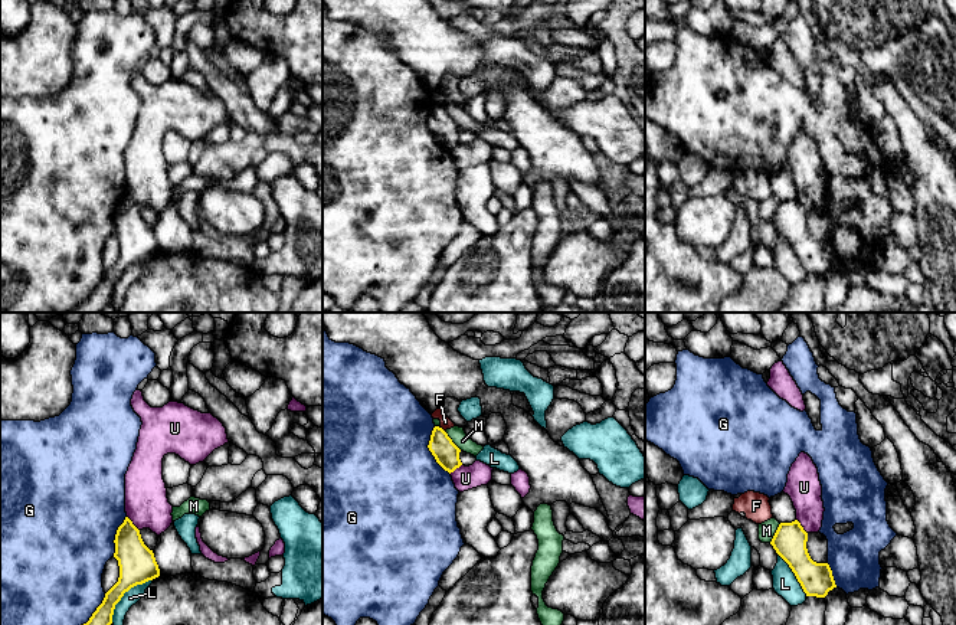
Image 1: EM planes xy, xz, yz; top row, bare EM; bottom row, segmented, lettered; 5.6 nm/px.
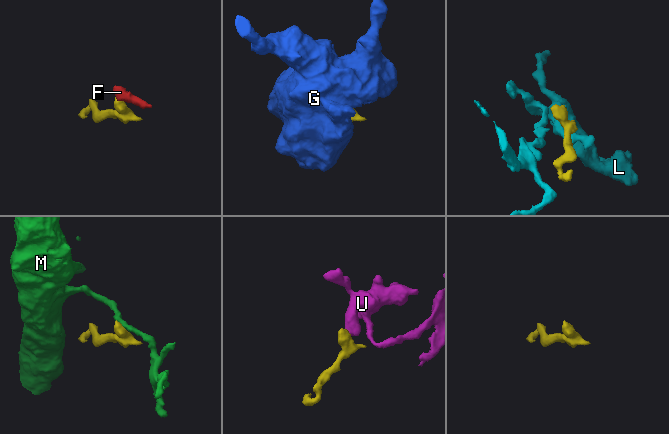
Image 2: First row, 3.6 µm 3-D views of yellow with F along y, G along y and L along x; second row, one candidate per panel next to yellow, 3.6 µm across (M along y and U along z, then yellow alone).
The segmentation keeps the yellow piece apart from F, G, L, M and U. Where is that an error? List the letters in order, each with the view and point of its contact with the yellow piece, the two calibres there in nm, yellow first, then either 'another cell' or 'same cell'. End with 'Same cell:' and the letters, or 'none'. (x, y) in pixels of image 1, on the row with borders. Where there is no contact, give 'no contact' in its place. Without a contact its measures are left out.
F: xz (442, 429) | 140/60 nm | another cell
G: xz (429, 450) | 140/500 nm | another cell
L: xy (124, 592) | 200/90 nm | another cell
M: yz (775, 533) | 190/100 nm | another cell
U: xy (131, 523) | 200/240 nm | another cell
Same cell: none

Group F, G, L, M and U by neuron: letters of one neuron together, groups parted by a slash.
F / G / L / M / U

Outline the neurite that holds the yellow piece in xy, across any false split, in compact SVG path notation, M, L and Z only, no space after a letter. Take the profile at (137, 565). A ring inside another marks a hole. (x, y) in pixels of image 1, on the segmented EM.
M125 517L115 534L115 553L118 560L118 582L105 593L102 603L84 625L111 625L115 605L125 592L160 576L153 550L150 550L132 521Z

